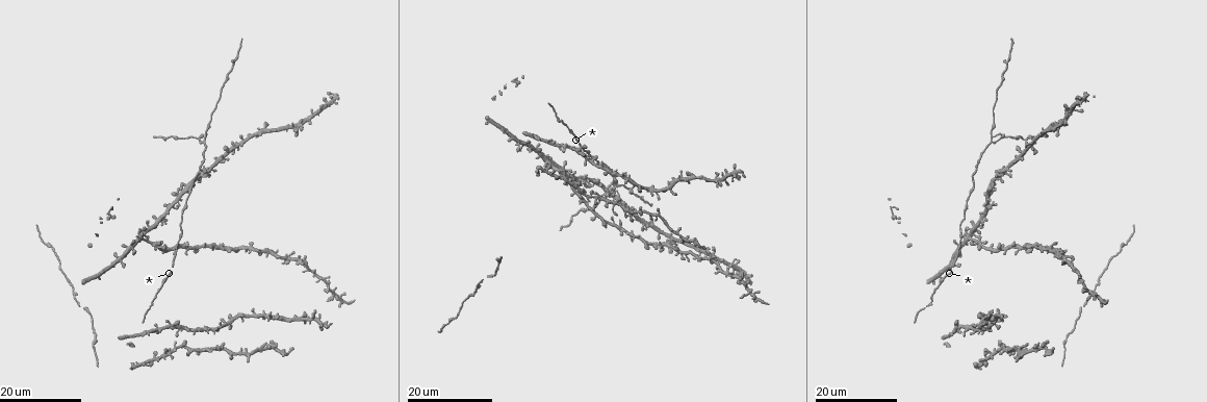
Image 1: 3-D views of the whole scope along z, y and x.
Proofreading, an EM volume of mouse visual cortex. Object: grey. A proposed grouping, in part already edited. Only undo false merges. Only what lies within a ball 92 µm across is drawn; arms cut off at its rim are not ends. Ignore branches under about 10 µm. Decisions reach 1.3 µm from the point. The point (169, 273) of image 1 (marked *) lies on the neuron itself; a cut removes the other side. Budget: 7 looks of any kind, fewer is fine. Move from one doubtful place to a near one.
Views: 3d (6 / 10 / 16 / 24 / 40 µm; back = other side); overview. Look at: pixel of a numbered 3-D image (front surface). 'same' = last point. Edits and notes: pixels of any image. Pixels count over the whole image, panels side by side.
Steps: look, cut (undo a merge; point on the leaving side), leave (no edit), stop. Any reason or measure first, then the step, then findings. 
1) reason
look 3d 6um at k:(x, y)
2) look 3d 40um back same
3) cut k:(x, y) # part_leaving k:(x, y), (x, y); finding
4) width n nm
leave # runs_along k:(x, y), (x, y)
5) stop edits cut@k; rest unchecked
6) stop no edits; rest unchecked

four or more arms meet
look 3d 24um at 1:(140, 235)

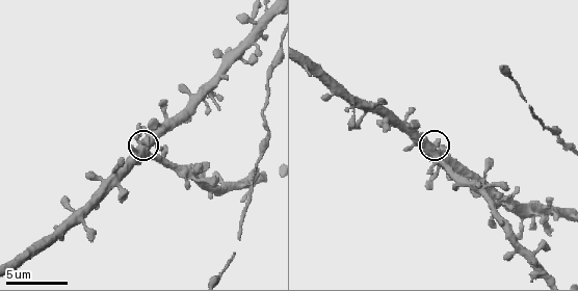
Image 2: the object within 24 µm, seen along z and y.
look 3d 6um same

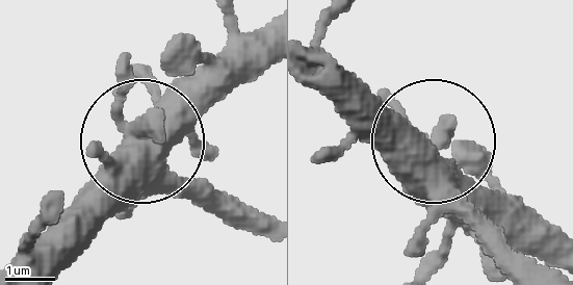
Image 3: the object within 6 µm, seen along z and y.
arms 4
leave # all the same neuron

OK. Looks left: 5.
four or more arms meet
look 3d 24um at 1:(592, 197)

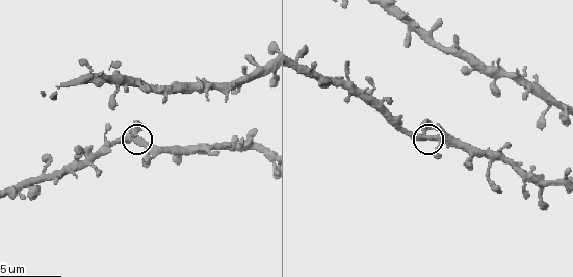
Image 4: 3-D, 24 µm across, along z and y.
look 3d 6um at 4:(132, 138)

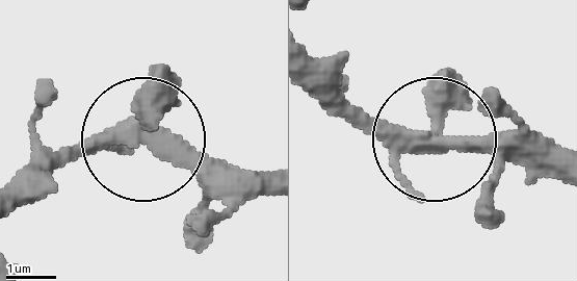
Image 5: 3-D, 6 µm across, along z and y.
leave # all the same neuron

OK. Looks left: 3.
a fork
look 3d 16um at 1:(611, 183)

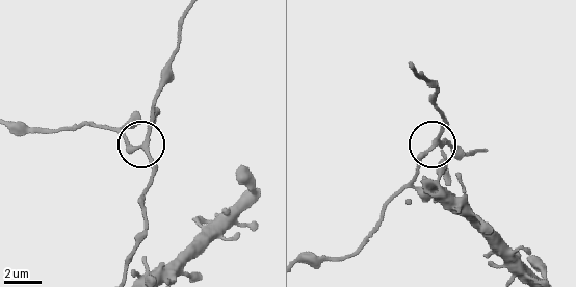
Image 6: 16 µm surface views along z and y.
look 3d 6um at 6:(140, 145)

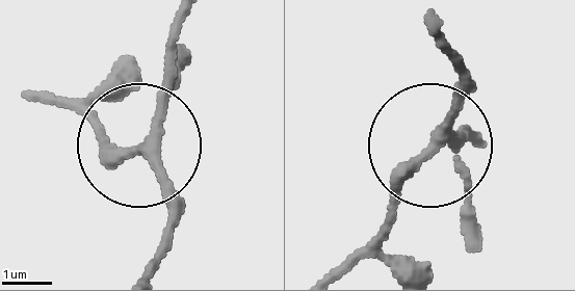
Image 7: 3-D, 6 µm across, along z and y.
width 240 nm
leave # runs_along 7:(153, 265), (170, 178), (149, 153), (120, 149), (53, 103); continuous, no second neuron

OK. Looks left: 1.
stop no edits; rest unchecked

